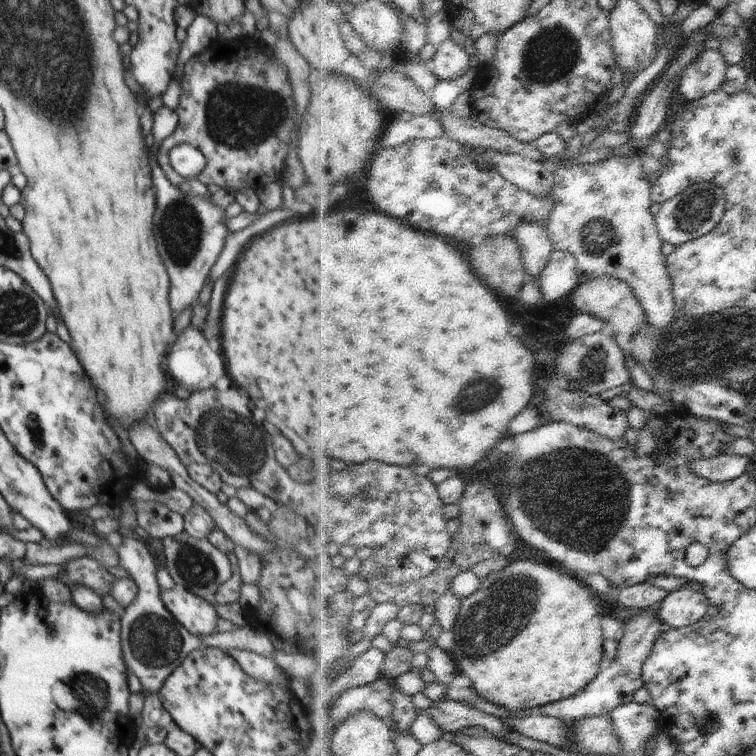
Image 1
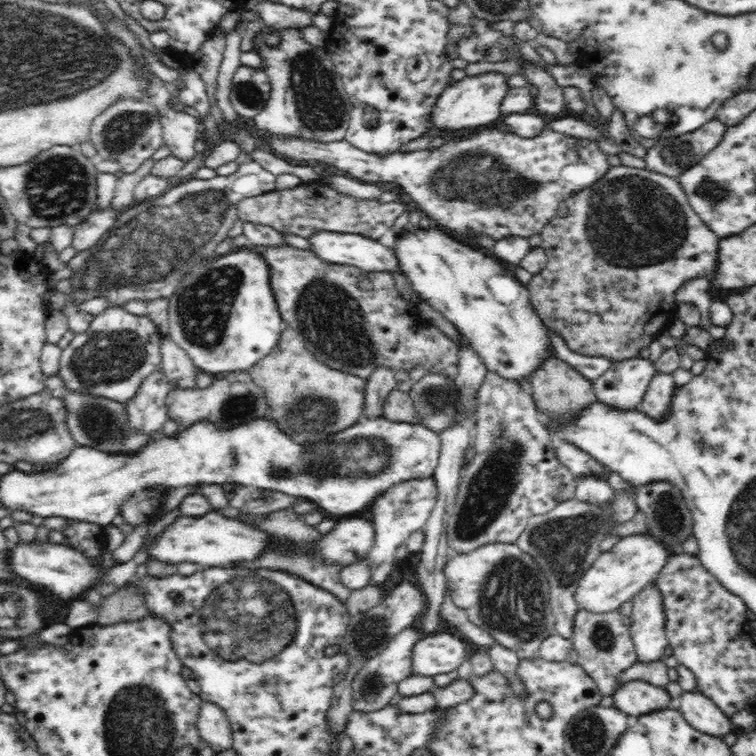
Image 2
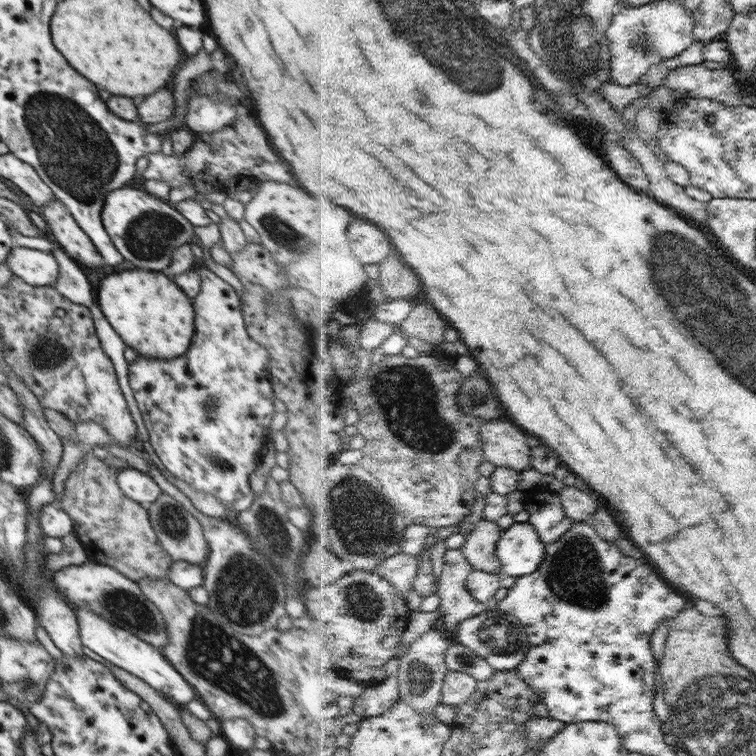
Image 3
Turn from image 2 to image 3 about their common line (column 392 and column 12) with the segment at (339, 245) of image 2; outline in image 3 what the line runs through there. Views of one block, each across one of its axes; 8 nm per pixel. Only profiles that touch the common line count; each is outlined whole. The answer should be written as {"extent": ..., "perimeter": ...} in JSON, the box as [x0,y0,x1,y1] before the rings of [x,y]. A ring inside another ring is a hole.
{"extent":[5,247,59,287],"perimeter":[[[14,247],[5,264],[26,284],[36,287],[52,285],[59,275],[59,264],[55,256],[36,249]]]}

